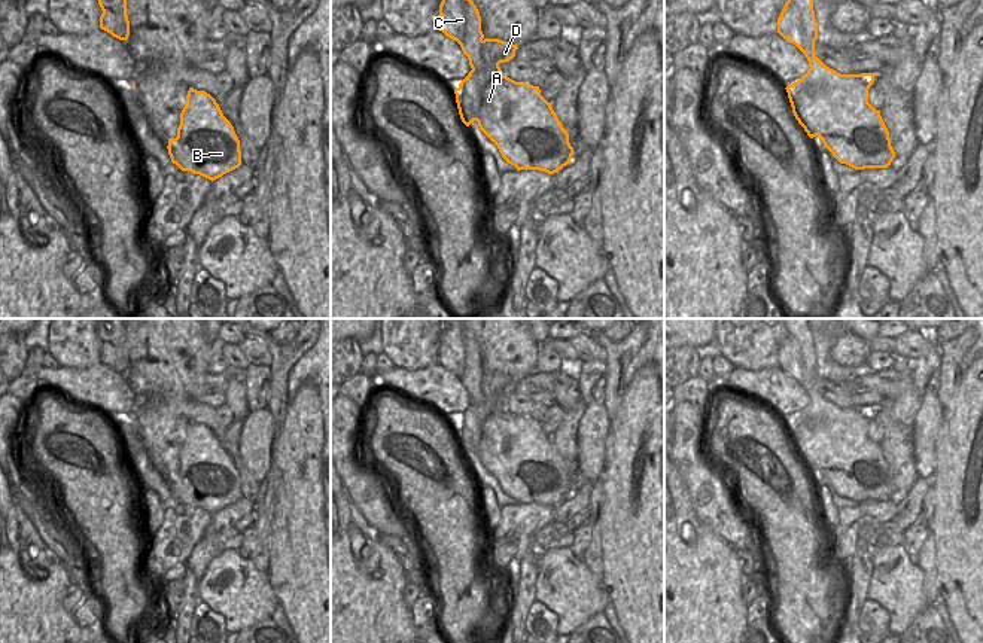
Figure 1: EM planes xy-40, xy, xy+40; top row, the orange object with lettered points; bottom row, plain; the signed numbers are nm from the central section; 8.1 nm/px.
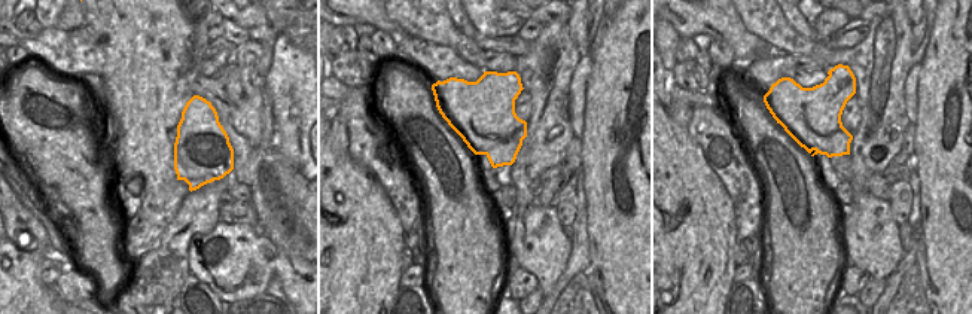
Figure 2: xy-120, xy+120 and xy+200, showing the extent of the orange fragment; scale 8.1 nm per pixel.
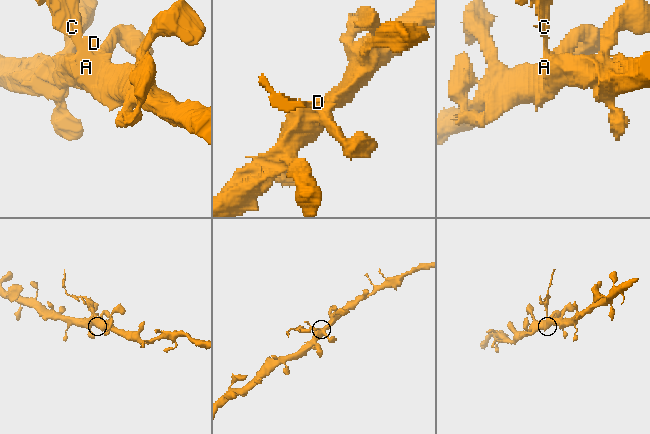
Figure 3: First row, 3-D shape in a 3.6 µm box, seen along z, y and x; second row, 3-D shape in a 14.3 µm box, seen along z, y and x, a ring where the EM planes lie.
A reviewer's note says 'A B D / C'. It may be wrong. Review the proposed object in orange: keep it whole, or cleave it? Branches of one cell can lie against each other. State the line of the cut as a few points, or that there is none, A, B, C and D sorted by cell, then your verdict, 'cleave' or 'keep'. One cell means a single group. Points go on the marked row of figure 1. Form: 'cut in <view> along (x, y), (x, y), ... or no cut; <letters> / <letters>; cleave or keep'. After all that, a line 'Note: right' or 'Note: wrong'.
cut in xy along (483, 40), (483, 64), (472, 70); A B D / C; cleave
Note: right

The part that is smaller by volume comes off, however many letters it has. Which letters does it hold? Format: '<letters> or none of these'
C

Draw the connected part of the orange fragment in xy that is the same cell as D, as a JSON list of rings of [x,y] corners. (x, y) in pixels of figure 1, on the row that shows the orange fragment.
[[[484,39],[484,65],[471,70],[454,89],[462,122],[474,121],[497,146],[502,158],[520,170],[554,174],[573,155],[569,134],[539,86],[506,77],[499,64],[515,57],[517,45]]]

